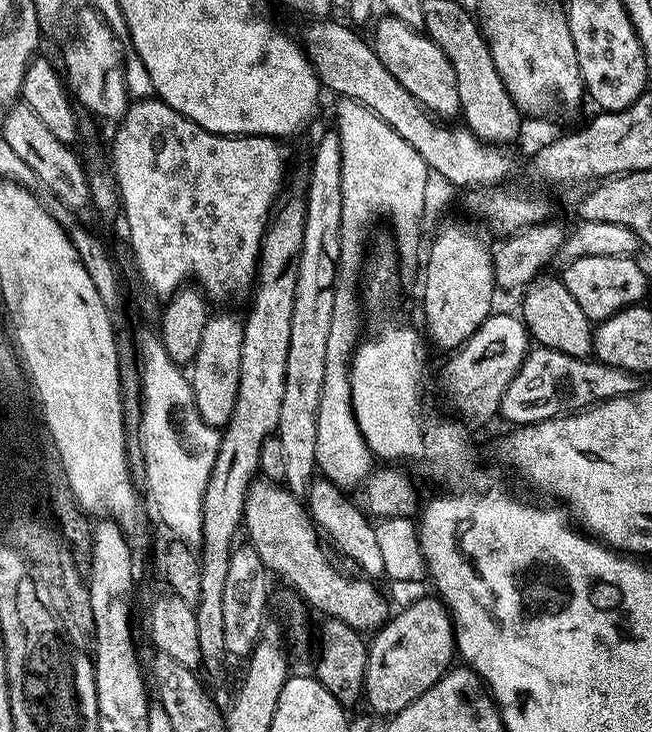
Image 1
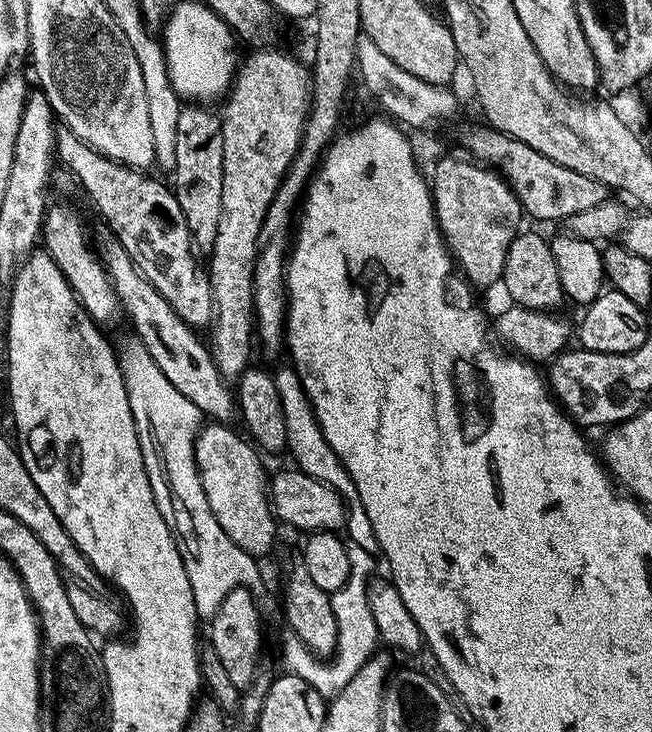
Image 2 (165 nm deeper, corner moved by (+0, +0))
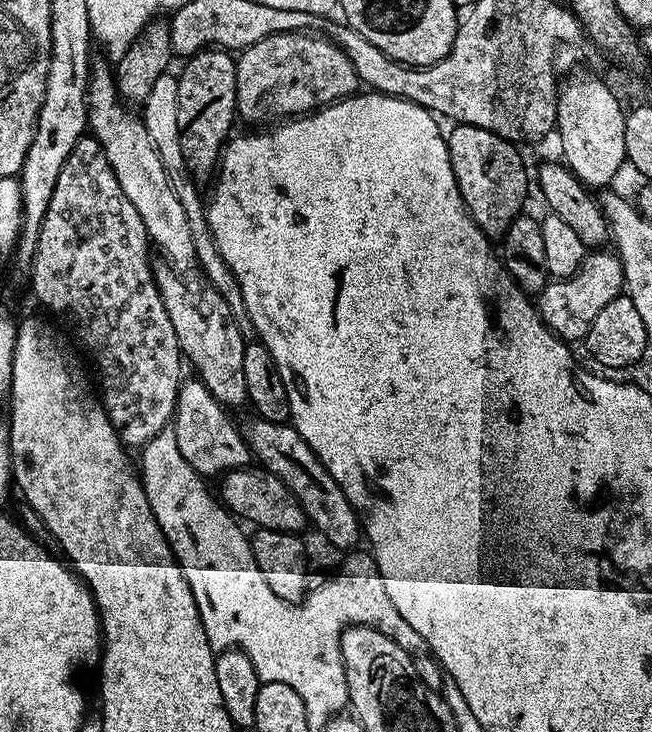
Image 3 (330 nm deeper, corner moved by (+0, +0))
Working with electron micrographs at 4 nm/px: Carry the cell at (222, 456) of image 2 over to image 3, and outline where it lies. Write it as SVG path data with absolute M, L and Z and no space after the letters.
M191 379L181 383L174 413L178 450L182 450L182 458L186 458L192 469L205 478L219 477L234 468L245 467L249 463L250 453L238 424L228 417L231 415L224 405L213 398L201 380Z

